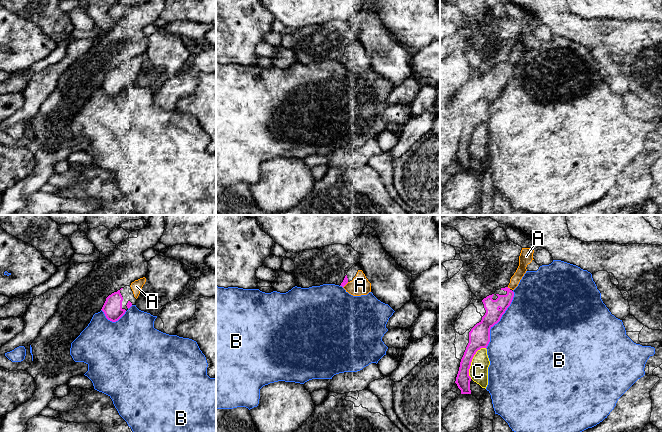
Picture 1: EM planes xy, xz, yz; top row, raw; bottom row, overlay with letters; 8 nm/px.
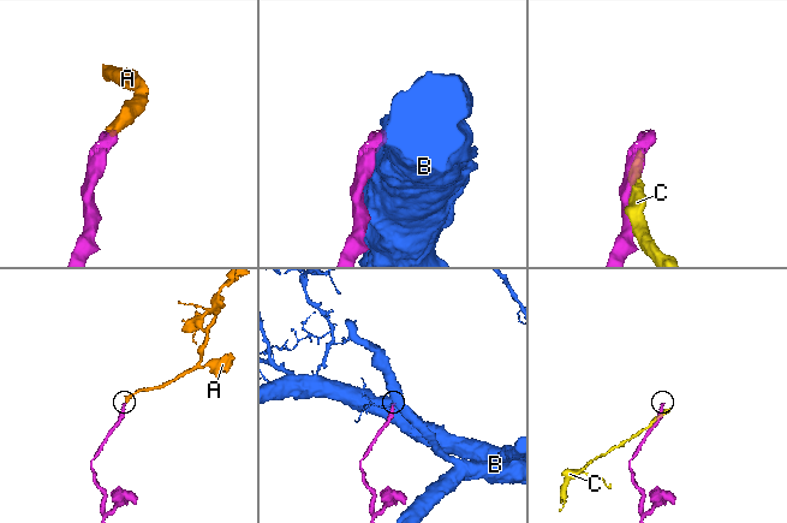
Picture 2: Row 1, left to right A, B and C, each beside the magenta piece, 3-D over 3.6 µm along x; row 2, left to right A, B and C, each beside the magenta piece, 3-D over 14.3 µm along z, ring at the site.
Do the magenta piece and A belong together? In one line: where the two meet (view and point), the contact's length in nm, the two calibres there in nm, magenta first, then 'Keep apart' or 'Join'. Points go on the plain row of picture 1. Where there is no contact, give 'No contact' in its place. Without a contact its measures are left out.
Touches magenta at yz (509, 64). Shared border 30 nm. Thickness 130 nm (magenta) against 80 nm. Join

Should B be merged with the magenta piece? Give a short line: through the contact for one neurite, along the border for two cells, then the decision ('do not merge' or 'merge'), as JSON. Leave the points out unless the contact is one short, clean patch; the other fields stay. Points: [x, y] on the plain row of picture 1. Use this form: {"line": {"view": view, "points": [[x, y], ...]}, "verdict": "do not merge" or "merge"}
{"verdict": "do not merge"}

